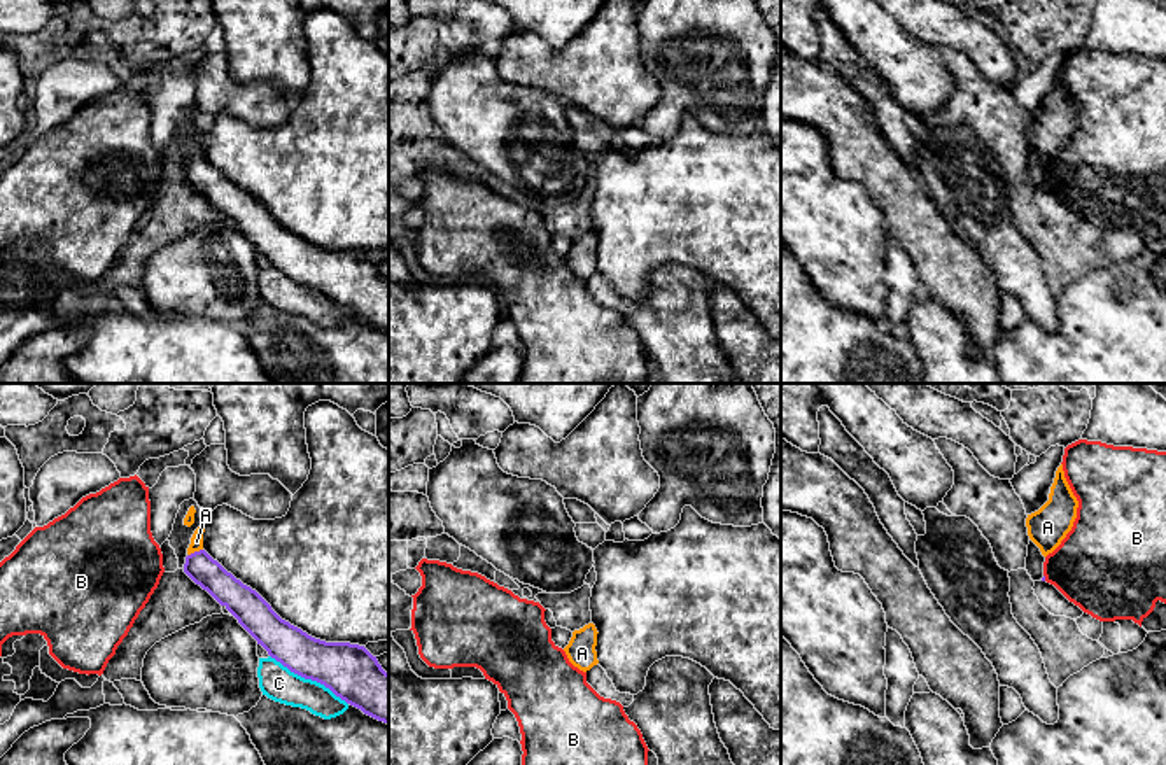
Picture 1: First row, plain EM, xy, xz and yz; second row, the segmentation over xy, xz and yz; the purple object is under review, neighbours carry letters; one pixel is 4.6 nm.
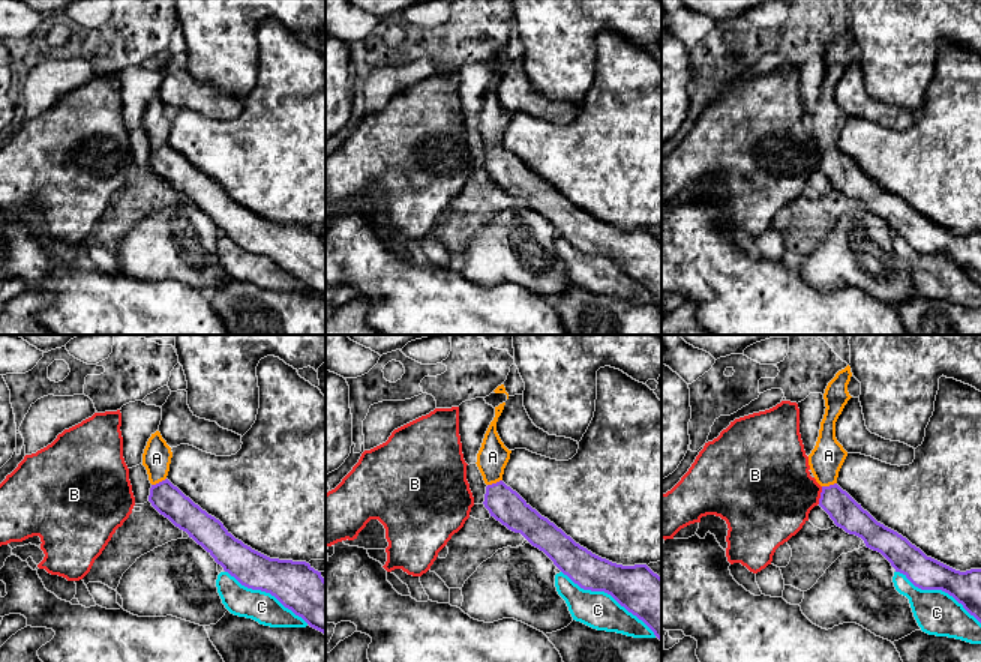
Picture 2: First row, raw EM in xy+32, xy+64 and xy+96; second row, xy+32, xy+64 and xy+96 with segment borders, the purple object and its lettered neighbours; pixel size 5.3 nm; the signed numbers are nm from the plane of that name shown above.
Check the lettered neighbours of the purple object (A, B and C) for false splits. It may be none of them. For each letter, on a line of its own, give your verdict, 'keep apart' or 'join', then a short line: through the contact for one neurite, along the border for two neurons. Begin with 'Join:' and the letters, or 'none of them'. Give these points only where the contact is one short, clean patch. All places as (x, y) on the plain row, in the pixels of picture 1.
Join: A
A: join; line xy (205, 179), (198, 172), (195, 160), (196, 149)
B: keep apart; line yz (1044, 182), (1046, 188)
C: keep apart

